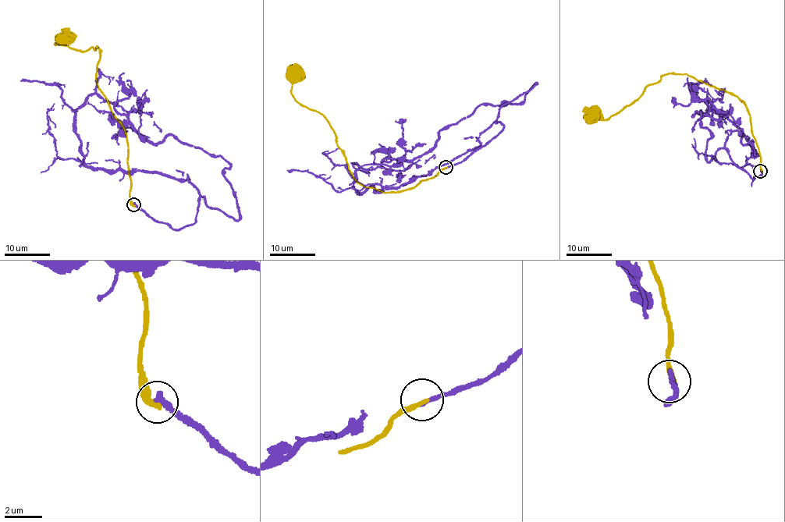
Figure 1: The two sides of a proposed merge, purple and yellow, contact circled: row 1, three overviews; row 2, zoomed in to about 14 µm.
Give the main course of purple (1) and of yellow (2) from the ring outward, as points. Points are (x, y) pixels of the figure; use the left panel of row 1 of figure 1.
1: (133, 205), (175, 229), (202, 196), (239, 218), (229, 163), (143, 136), (114, 108), (131, 92), (118, 82)
2: (133, 205), (127, 134), (96, 79), (101, 51), (97, 46), (83, 51), (55, 44), (64, 36)

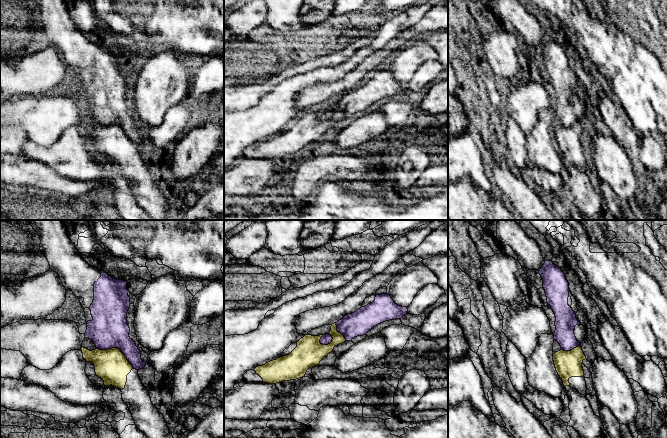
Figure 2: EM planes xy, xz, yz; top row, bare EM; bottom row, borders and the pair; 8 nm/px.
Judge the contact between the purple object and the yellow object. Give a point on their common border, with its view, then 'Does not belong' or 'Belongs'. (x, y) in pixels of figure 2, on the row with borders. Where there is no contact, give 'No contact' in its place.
Touches purple at xy (117, 347). Does not belong

